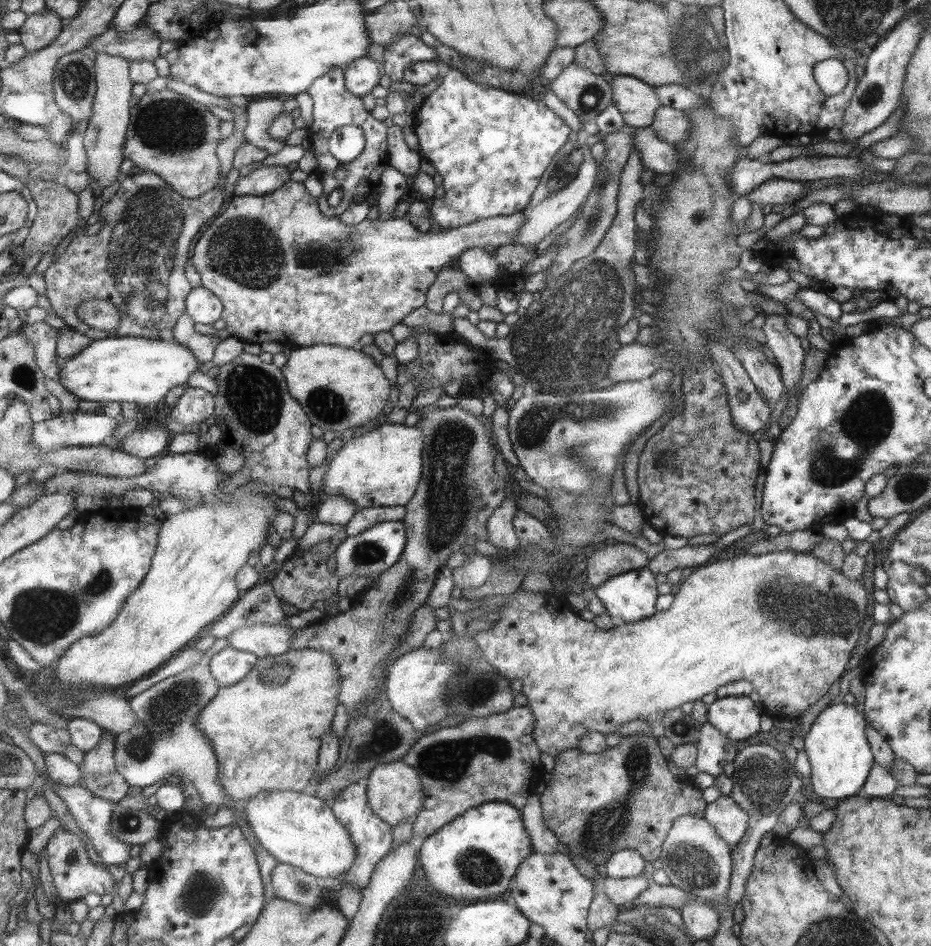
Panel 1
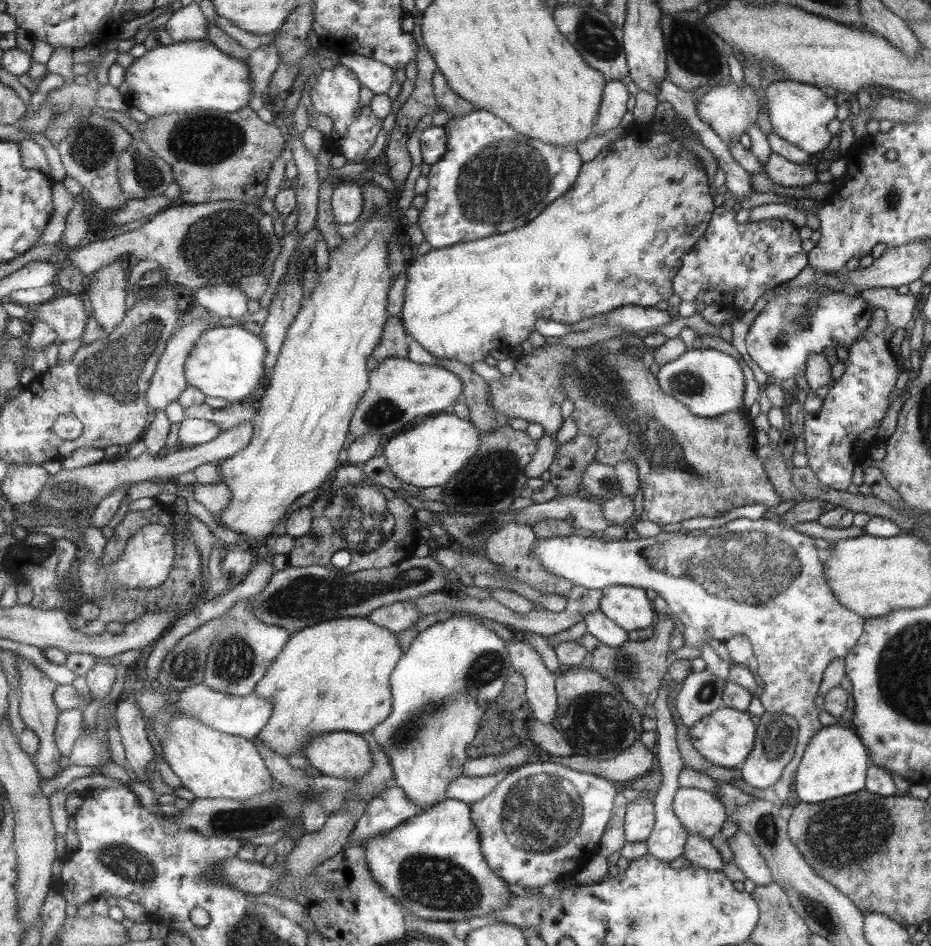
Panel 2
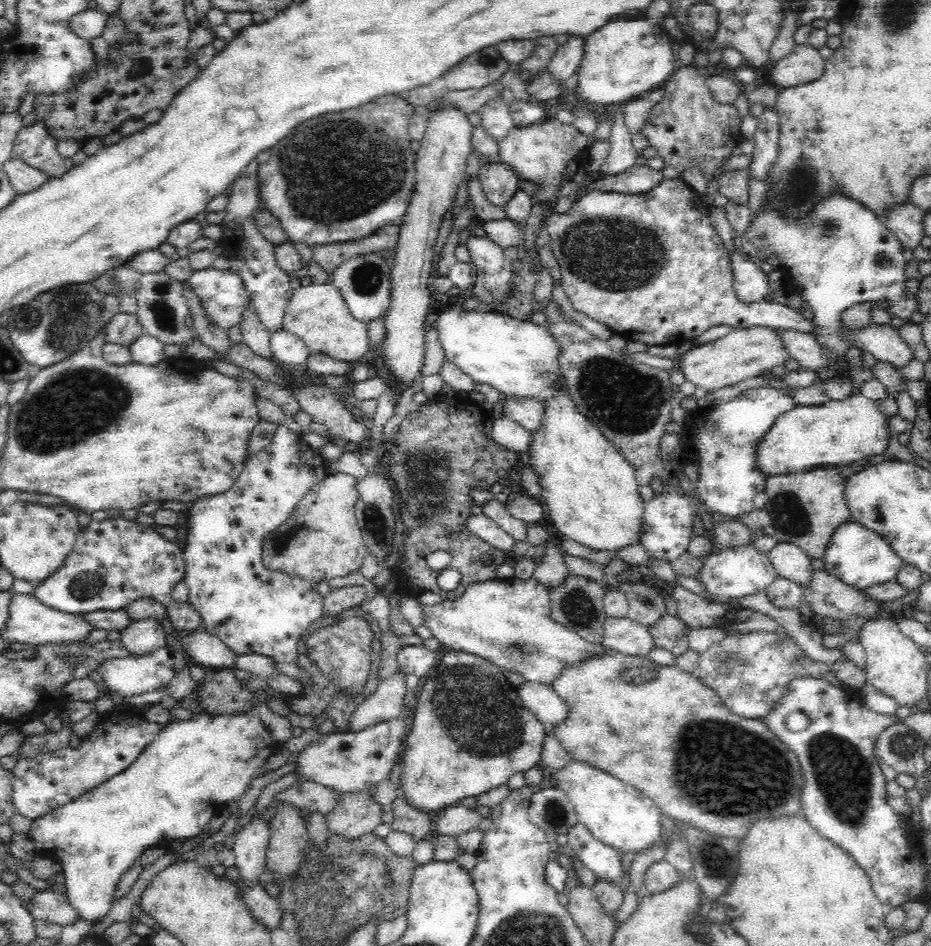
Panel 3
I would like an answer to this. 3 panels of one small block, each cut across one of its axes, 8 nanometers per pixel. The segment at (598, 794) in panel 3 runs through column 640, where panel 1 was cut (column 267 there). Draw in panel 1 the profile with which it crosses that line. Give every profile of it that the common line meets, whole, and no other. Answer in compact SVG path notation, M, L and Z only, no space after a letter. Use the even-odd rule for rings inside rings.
M264 792L242 808L246 814L246 825L253 831L253 838L278 863L300 868L323 883L353 868L357 852L349 830L334 816L331 803L317 798L313 793Z

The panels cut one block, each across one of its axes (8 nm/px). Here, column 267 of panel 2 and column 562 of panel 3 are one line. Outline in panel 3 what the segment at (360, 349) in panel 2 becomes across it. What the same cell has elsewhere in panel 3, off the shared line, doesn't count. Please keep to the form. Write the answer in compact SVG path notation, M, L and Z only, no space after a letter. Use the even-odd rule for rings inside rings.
M561 381L556 382L550 396L542 398L542 405L542 426L532 432L528 453L530 465L540 481L541 495L544 496L550 520L559 537L569 538L592 550L618 551L630 544L638 544L642 535L645 502L638 493L639 484L632 465L596 426L576 412Z

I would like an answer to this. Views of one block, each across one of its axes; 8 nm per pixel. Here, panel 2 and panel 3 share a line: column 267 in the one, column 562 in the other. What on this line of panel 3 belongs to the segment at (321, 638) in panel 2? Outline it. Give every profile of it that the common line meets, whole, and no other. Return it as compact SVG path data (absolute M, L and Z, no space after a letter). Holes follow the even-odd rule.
M607 649L607 653L602 657L591 658L590 661L586 660L580 665L564 668L560 676L552 681L550 685L552 690L567 703L568 707L567 721L556 728L552 735L560 741L560 744L568 751L571 758L583 760L593 767L608 771L608 774L614 775L621 782L634 786L654 802L662 815L672 818L677 823L686 823L692 827L698 827L700 830L714 836L736 838L740 842L748 834L752 824L756 824L758 820L766 820L766 814L768 814L768 820L770 820L770 818L778 818L778 816L794 816L802 810L800 796L802 796L805 779L798 757L792 750L788 749L788 746L768 729L766 722L761 719L742 718L732 714L732 711L724 705L718 694L702 684L697 675L684 672L677 665L659 665L648 659L648 656L633 657Z

